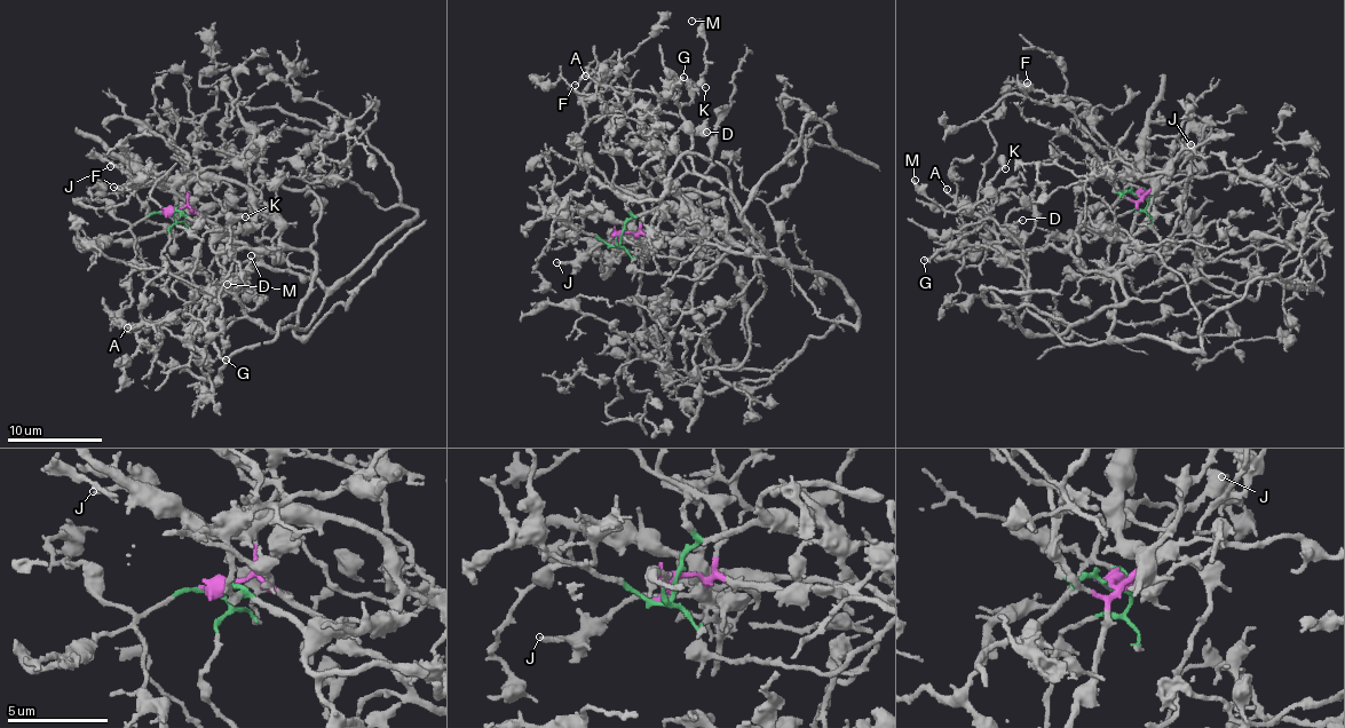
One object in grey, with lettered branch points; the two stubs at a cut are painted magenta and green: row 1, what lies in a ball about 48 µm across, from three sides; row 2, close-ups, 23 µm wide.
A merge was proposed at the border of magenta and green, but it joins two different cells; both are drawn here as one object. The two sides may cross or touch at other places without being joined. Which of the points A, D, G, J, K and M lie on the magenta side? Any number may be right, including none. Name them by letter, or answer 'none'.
D, J, K, M

